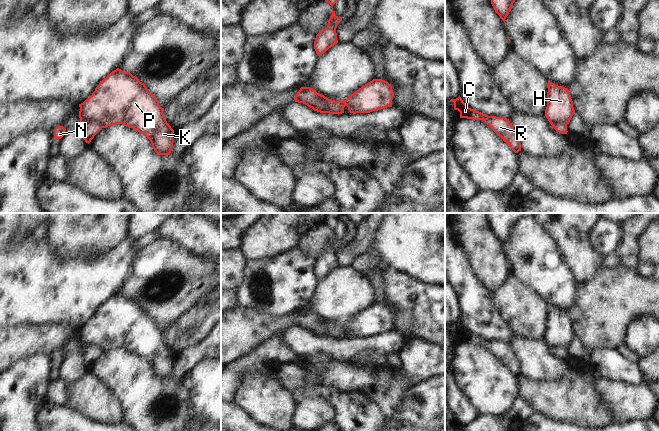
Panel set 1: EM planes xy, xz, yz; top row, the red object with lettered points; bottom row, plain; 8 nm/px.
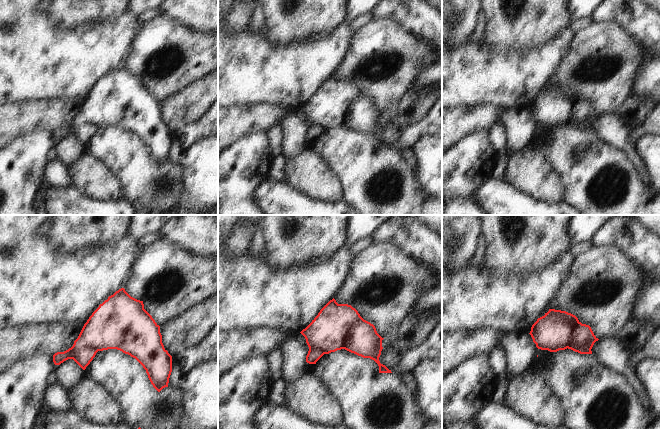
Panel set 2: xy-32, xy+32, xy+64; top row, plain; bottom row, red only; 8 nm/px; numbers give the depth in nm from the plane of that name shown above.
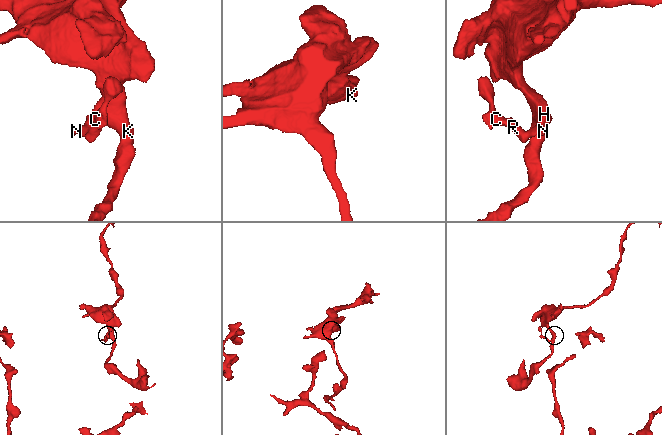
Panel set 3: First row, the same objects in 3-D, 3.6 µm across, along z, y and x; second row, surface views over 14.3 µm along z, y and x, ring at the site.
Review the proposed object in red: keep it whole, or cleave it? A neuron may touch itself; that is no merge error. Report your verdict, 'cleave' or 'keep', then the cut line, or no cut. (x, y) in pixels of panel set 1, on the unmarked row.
cleave; cut xy (81, 346), (96, 346), (103, 351)

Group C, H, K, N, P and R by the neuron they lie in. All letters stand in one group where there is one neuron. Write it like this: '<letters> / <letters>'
C N R / H K P

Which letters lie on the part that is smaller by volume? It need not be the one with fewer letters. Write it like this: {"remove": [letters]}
{"remove": ["C", "N", "R"]}

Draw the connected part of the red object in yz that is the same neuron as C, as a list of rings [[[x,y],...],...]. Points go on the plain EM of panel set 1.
[[[461,321],[451,323],[448,326],[454,327],[454,333],[460,336],[460,342],[484,345],[515,377],[521,375],[519,359],[510,347],[509,343],[505,341],[488,340],[471,333],[463,326]]]

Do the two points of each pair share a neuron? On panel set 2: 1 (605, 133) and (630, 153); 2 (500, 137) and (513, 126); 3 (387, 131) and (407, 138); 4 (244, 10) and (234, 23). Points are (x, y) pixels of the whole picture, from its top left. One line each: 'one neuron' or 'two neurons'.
1: one neuron
2: two neurons
3: two neurons
4: one neuron

